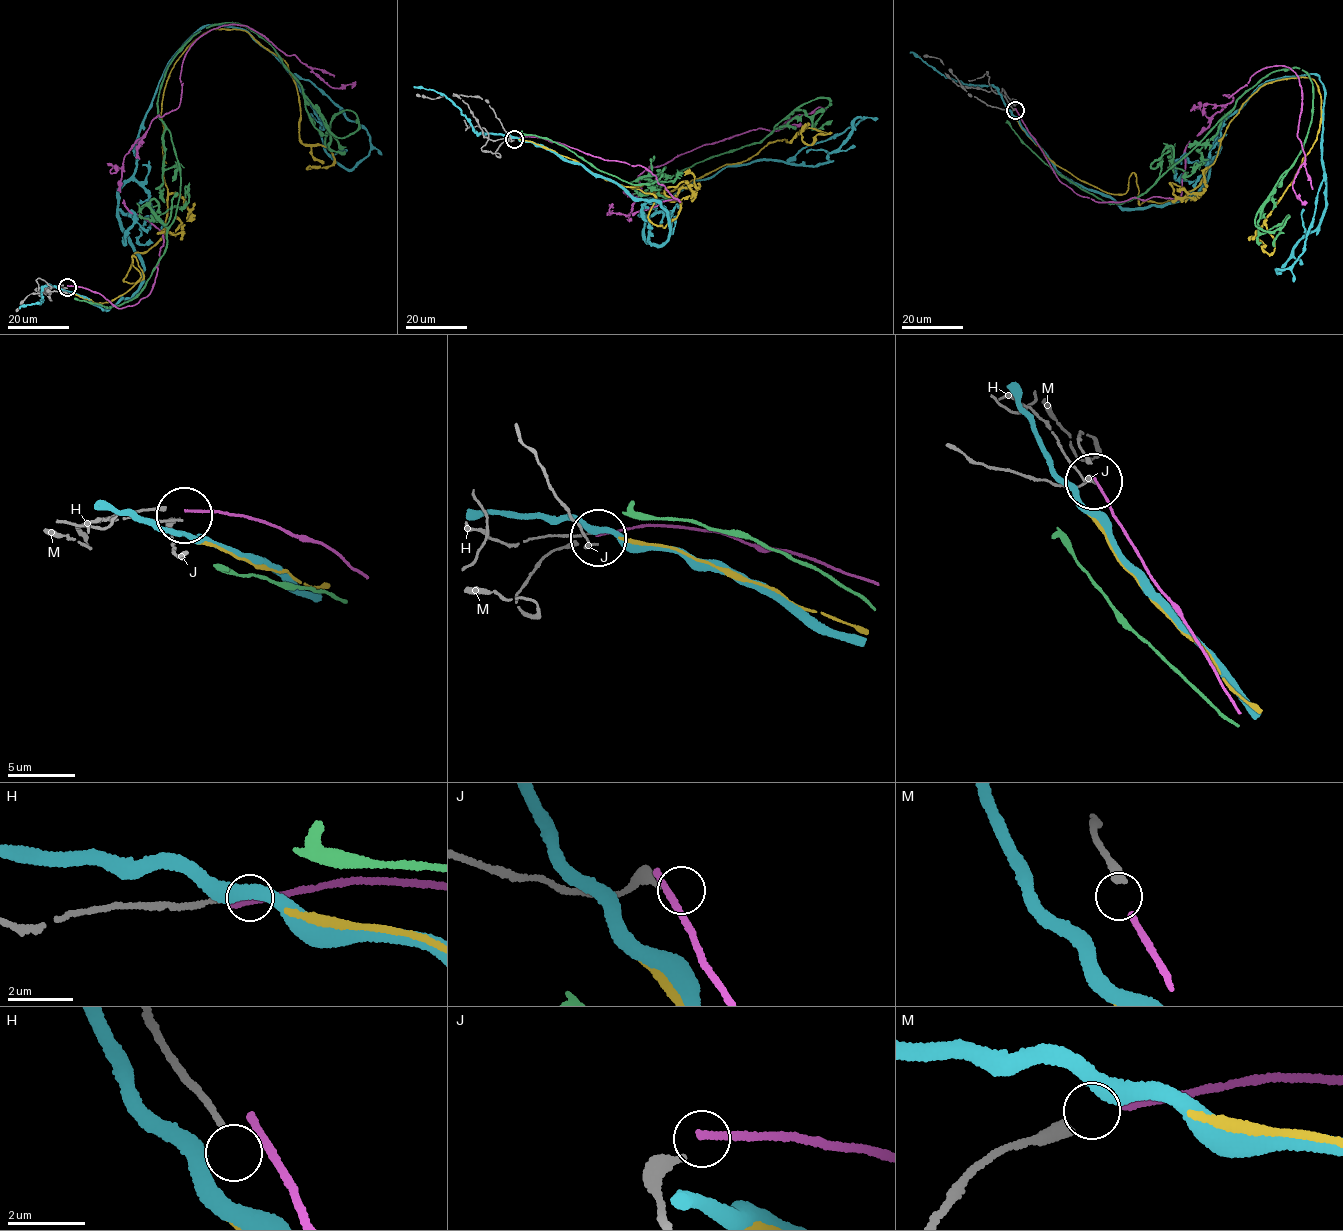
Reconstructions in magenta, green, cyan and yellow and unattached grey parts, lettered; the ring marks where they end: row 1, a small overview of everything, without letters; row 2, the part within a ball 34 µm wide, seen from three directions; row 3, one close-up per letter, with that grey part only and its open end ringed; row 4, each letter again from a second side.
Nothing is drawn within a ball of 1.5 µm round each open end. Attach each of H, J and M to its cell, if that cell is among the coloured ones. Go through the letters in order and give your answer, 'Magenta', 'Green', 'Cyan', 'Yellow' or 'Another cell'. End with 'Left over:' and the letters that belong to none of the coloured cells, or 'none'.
H: Another cell
J: Another cell
M: Magenta
Left over: H, J

